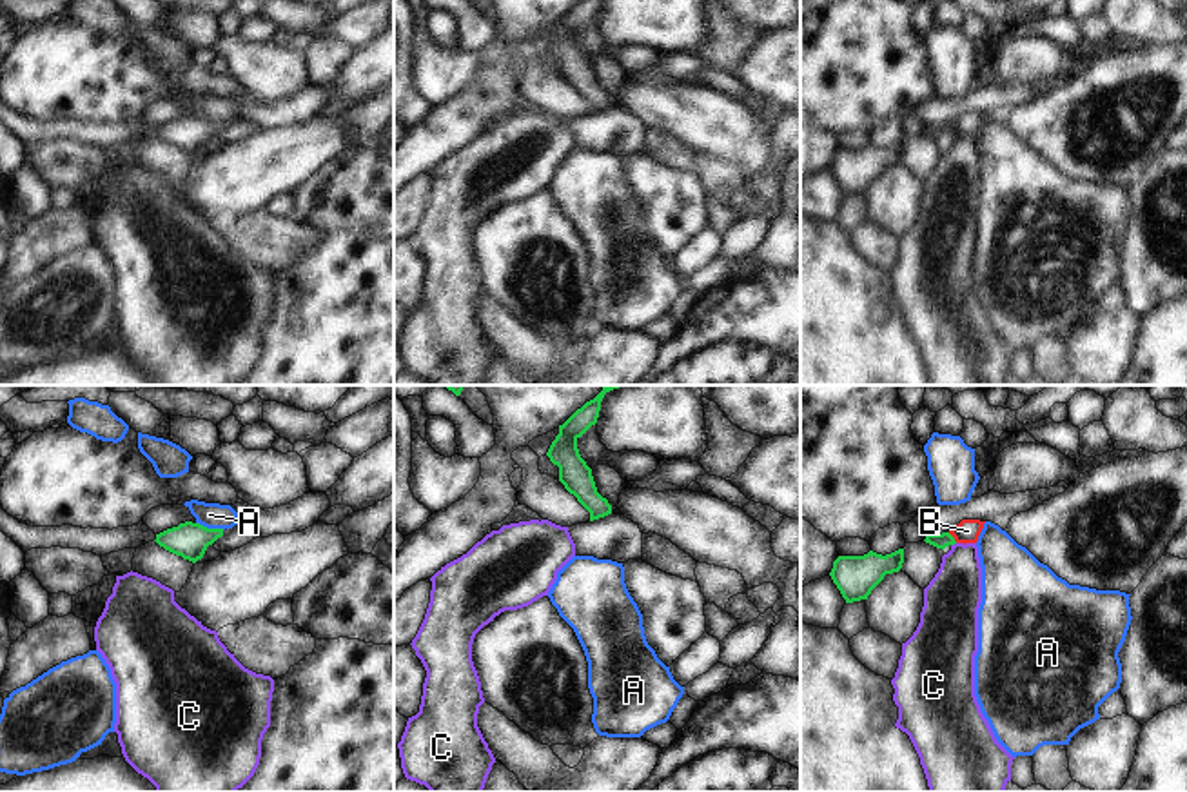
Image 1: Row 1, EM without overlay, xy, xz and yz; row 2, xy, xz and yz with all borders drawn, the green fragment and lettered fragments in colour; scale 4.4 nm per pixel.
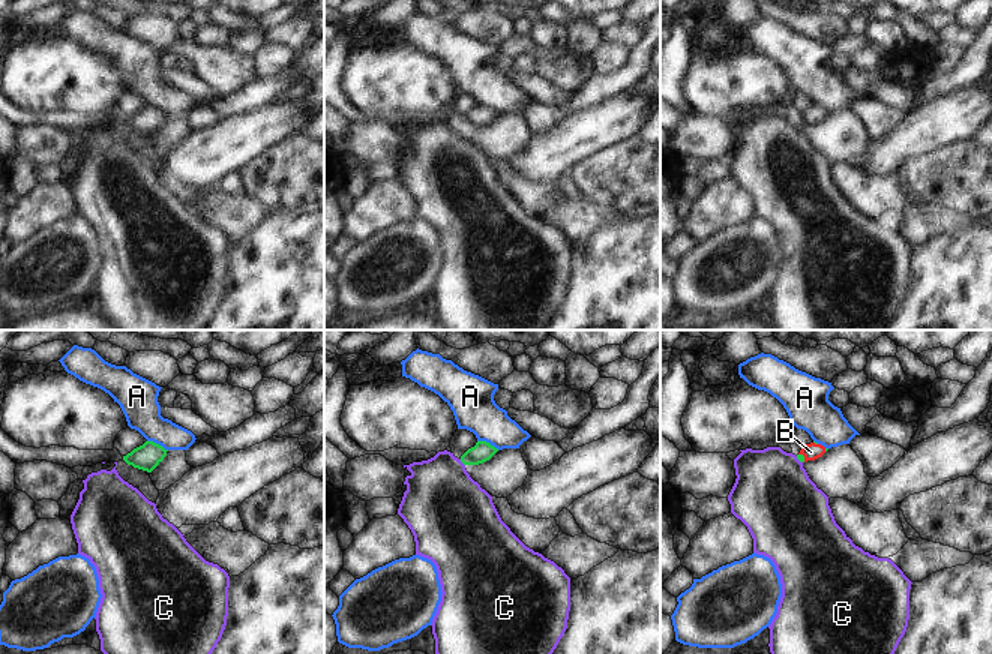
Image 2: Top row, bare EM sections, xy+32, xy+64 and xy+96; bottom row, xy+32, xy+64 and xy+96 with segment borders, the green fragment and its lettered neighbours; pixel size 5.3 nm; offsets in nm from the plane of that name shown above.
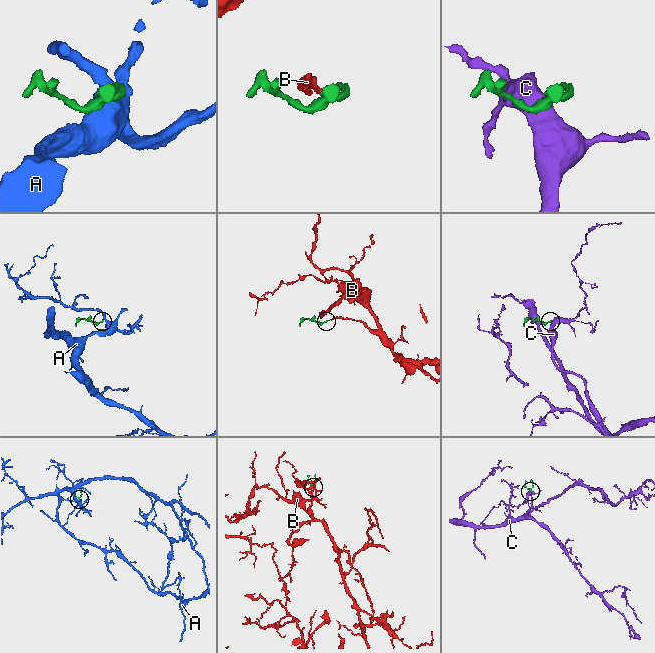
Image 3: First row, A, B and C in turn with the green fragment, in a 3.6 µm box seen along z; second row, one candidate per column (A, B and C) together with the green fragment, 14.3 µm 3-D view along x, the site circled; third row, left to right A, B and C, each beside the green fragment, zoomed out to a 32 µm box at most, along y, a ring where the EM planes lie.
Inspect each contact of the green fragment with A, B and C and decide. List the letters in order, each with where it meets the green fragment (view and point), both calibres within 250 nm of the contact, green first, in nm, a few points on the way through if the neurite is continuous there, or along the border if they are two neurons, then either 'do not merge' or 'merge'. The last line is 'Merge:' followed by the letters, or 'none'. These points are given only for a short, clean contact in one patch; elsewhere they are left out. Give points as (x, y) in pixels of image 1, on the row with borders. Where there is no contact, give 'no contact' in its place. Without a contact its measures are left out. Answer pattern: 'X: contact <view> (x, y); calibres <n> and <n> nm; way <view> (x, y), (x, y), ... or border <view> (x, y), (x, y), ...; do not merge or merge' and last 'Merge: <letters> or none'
A: contact xy (211, 529); calibres 160 and 110 nm; border xy (196, 522), (224, 529); do not merge
B: contact yz (953, 538); calibres 70 and 110 nm; way yz (942, 540), (953, 538), (968, 531); merge
C: contact yz (953, 544); calibres 70 and 260 nm; border yz (955, 542), (951, 545); do not merge
Merge: B

